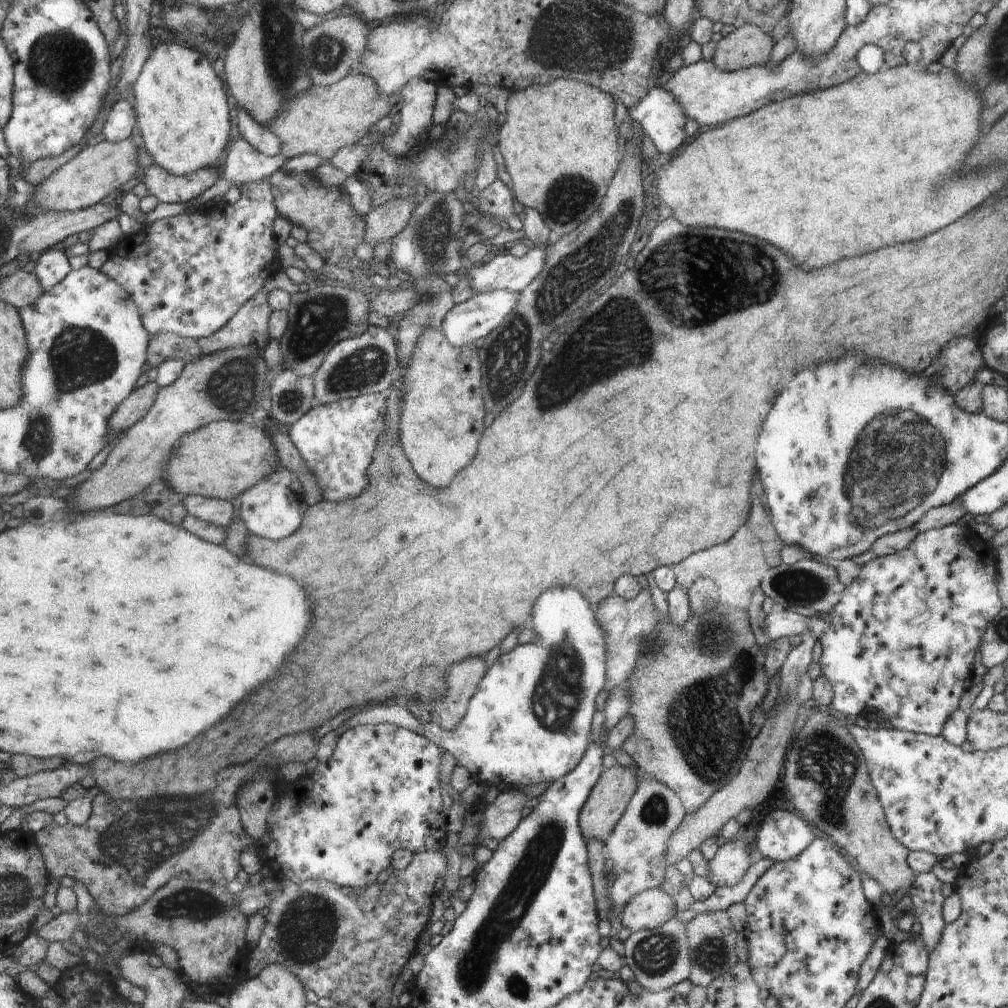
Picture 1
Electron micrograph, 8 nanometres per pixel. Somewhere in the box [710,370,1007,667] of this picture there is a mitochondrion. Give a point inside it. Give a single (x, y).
(874, 498)

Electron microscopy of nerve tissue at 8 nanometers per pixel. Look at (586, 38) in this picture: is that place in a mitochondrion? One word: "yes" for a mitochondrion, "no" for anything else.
yes

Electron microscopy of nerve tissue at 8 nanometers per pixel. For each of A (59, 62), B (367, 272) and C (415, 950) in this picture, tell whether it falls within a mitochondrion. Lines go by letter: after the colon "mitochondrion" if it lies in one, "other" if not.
A: mitochondrion
B: other
C: other

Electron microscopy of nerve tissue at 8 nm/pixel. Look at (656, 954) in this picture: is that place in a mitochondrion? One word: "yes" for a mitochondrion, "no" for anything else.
yes

